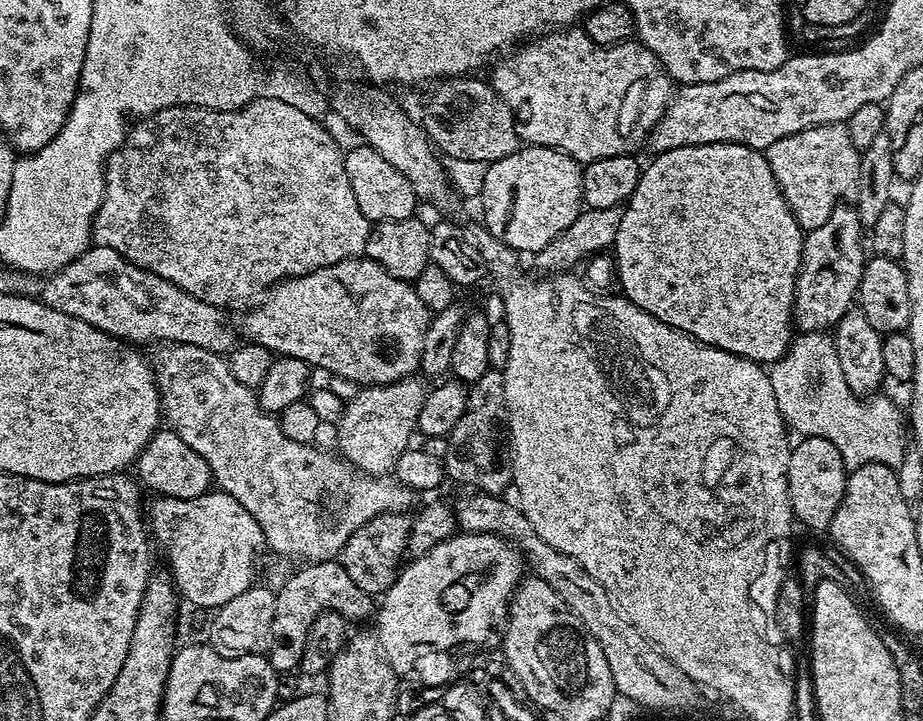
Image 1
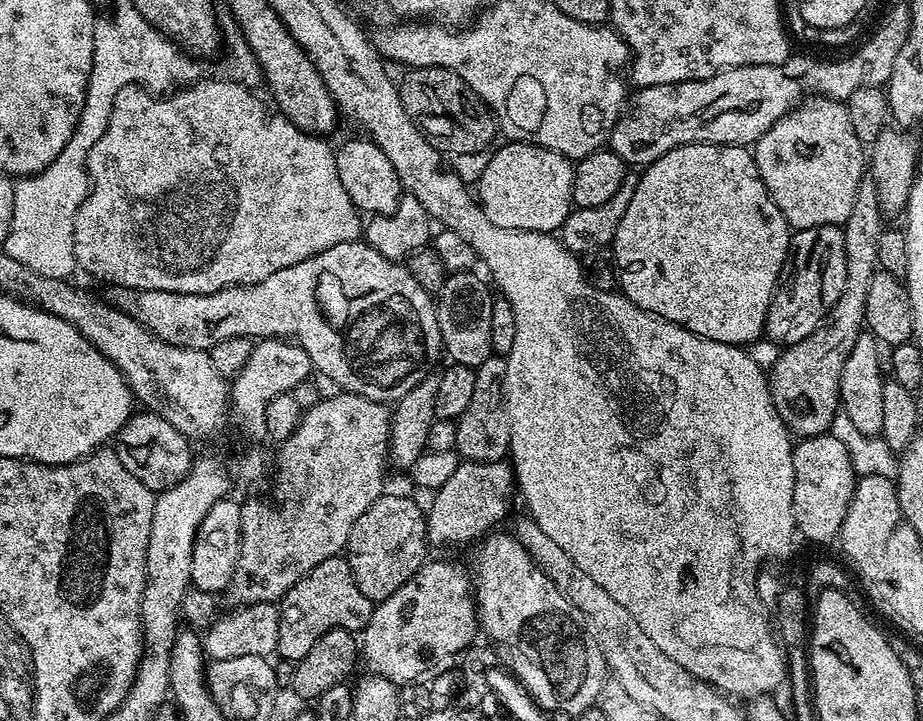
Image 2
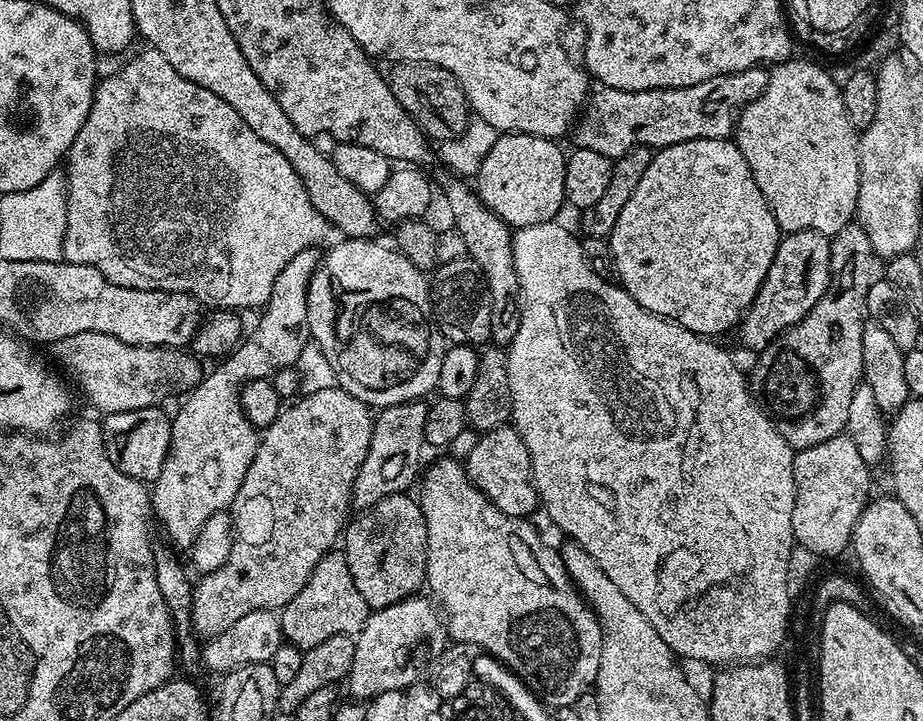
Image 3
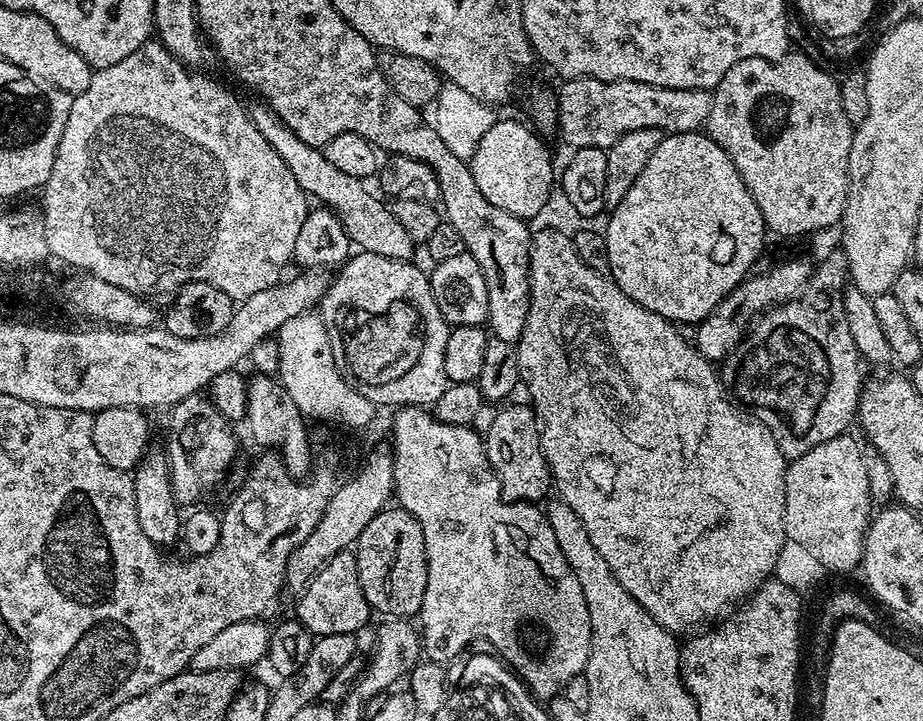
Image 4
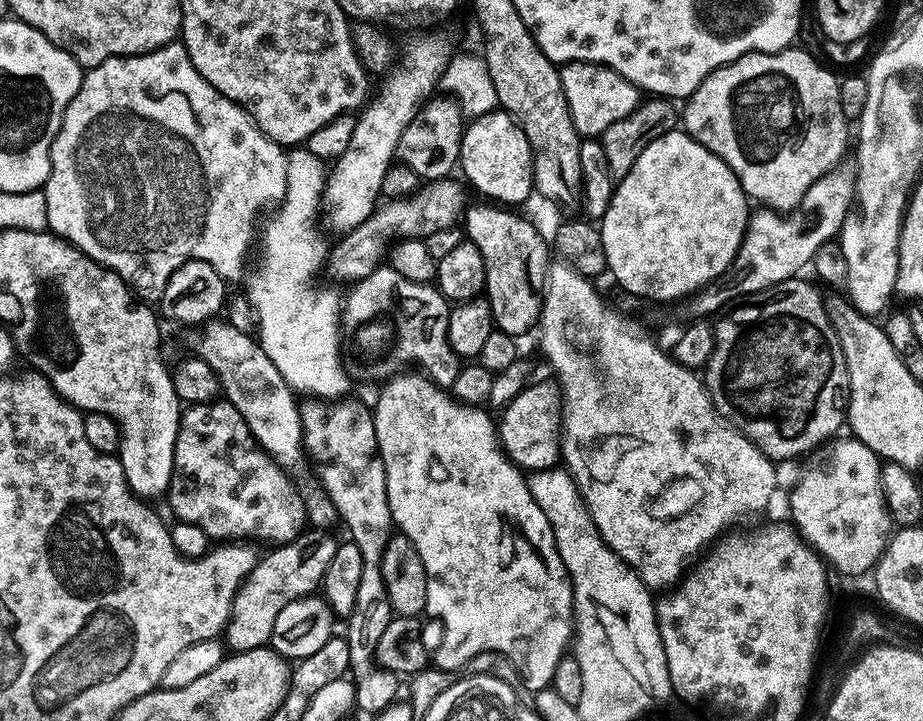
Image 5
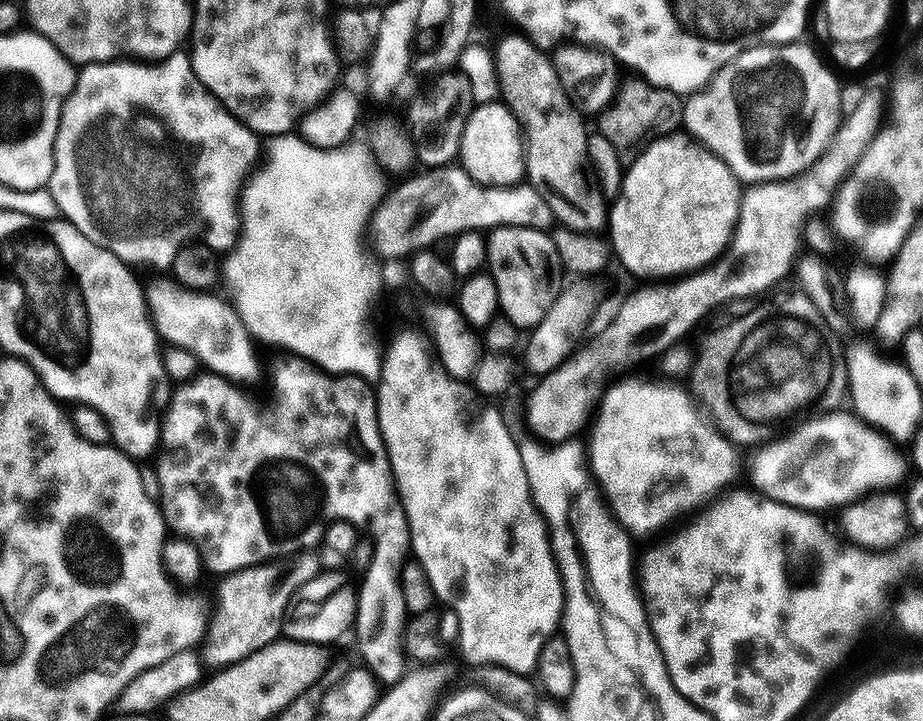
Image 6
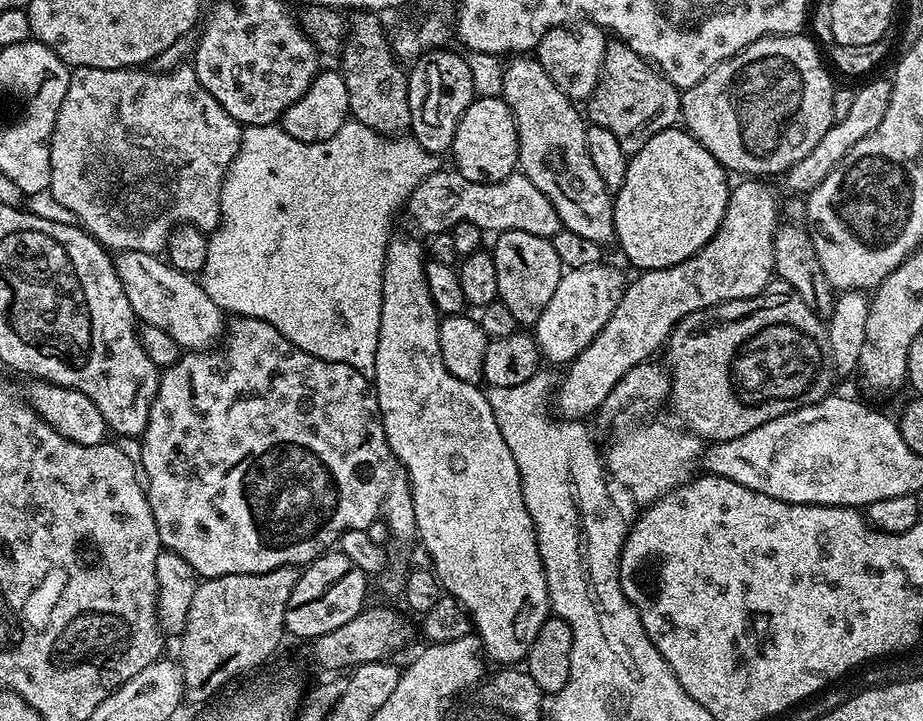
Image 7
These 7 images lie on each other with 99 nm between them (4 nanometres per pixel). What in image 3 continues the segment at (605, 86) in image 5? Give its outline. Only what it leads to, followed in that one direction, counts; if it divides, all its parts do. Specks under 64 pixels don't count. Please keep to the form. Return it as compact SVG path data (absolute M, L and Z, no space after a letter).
M757 66L685 88L651 88L641 92L627 92L597 87L597 92L595 89L589 95L571 129L571 143L577 148L598 150L598 154L615 162L631 148L659 150L687 140L722 140L731 137L740 109L754 102L762 90L766 90L769 75L767 67Z

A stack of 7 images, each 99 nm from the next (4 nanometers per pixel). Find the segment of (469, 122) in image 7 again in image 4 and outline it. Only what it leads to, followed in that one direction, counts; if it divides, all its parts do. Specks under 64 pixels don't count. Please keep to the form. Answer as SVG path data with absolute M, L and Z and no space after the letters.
M497 119L496 124L486 130L482 142L478 142L470 167L486 202L494 202L498 210L506 210L506 214L514 214L519 220L528 222L531 216L538 215L547 206L552 196L552 184L554 188L554 172L552 176L552 156L540 141L543 139L527 123L524 124Z

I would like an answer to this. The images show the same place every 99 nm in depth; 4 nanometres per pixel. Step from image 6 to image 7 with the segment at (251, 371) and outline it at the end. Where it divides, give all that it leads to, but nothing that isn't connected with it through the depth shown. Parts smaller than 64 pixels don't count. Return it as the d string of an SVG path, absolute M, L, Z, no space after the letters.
M138 250L122 252L115 257L114 263L116 273L126 290L126 298L130 298L132 312L141 325L149 324L166 331L184 350L208 350L215 345L212 343L216 339L219 341L223 337L226 326L224 313L218 305L210 302L210 294L206 294L199 279L193 278L187 272L179 272L173 264L168 263L167 259L161 258L154 252L139 252Z

